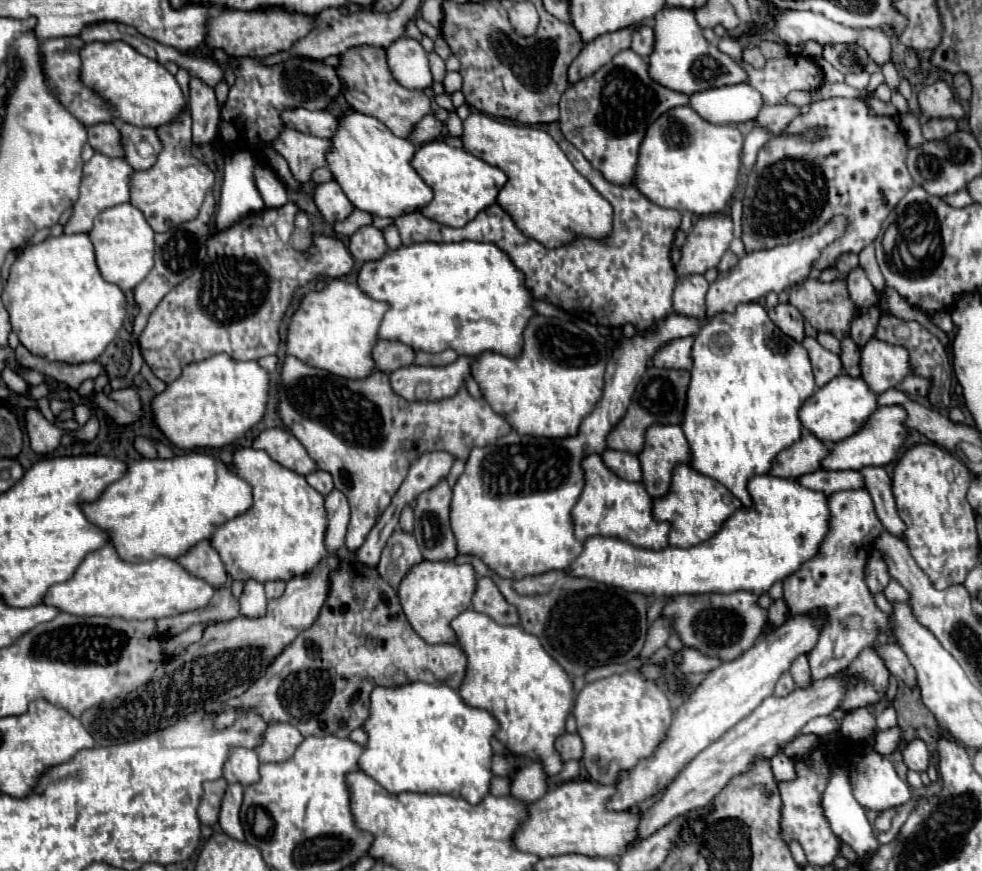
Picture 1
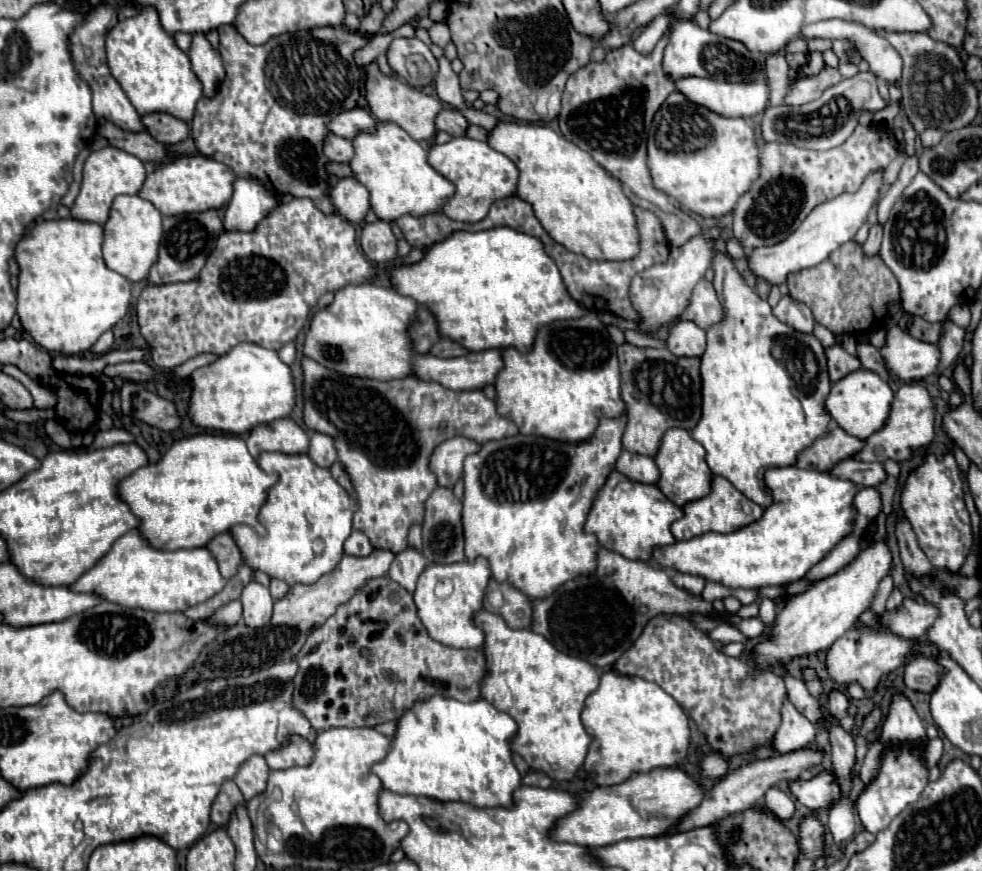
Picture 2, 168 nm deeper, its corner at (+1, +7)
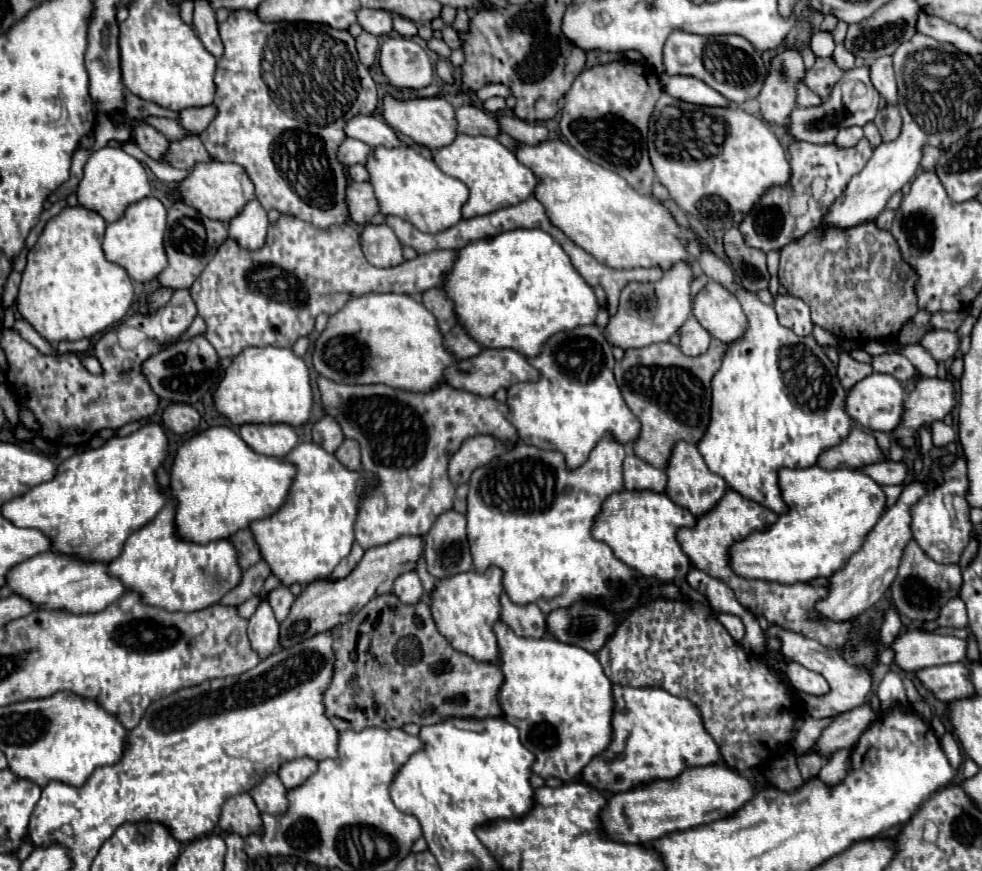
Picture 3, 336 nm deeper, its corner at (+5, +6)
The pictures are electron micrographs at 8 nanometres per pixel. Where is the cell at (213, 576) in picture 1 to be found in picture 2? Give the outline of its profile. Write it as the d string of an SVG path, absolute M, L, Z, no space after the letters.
M224 532L224 534L216 536L208 544L208 548L216 556L222 576L224 578L232 578L238 572L238 566L242 564L242 554L240 554L240 548L236 546L232 534L230 532Z

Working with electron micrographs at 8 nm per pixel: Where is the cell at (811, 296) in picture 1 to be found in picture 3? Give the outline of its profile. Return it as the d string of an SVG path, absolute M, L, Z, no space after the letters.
M874 223L858 225L856 229L844 229L844 233L840 233L838 229L830 229L828 233L812 231L812 233L808 233L804 239L788 243L788 245L780 251L780 275L778 275L778 277L780 277L780 285L788 291L788 295L802 299L802 301L810 307L814 325L820 325L822 329L834 333L834 335L836 335L838 339L842 339L842 341L856 341L856 339L860 339L860 337L862 337L862 341L872 341L872 339L886 341L886 339L890 339L890 337L896 337L898 331L902 329L902 325L918 311L918 309L916 309L916 295L914 295L914 289L912 289L912 285L916 283L916 273L912 273L912 269L908 269L908 265L904 265L904 261L902 261L902 257L900 257L900 249L896 249L896 241L892 241L892 235L890 235L888 231L876 229Z

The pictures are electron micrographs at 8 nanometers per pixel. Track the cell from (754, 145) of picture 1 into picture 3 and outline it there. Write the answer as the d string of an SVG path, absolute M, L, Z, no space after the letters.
M868 67L852 69L842 75L842 79L834 85L832 93L814 107L796 107L790 113L790 123L786 127L788 135L796 141L808 141L816 145L830 145L836 139L836 133L846 127L864 125L874 119L876 111L880 107L880 93L874 89L868 77Z

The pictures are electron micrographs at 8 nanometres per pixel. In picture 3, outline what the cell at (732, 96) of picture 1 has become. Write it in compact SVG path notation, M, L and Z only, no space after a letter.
M666 73L660 75L662 89L682 101L694 103L694 105L708 105L708 107L728 107L728 99L720 95L716 89L708 87L704 81L696 77L670 77Z

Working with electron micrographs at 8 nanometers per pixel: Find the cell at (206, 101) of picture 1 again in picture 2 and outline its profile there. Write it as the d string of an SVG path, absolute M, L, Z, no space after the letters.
M202 32L194 34L190 60L192 60L192 68L198 80L204 86L204 96L212 96L212 92L216 92L218 84L224 80L224 64L222 64L220 52L212 48L206 34Z

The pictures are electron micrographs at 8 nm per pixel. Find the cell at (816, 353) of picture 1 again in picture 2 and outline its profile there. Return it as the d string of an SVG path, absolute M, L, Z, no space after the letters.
M842 346L826 348L826 358L828 358L828 372L830 372L832 382L838 382L846 374L862 368L860 360L856 356L850 356Z

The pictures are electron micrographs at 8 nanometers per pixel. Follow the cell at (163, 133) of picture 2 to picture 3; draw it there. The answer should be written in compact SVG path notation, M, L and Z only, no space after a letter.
M212 105L196 107L196 109L184 109L178 113L178 123L190 135L200 135L208 127L208 123L212 121L214 115L216 115L216 107L212 107Z

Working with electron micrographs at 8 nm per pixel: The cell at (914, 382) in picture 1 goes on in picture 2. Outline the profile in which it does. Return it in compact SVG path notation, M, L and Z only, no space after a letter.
M948 320L944 324L944 332L940 336L940 352L942 352L942 356L940 356L940 368L938 368L938 372L944 372L948 366L954 364L954 360L958 358L958 354L962 350L964 334L966 334L966 330L960 328L960 326L956 326L954 322Z

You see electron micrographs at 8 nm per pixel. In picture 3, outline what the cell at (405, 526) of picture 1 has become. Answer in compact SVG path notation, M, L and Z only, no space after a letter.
M420 555L420 559L418 559L418 567L416 567L416 573L418 573L418 577L422 579L422 585L424 585L424 589L426 589L426 595L434 589L434 583L436 583L436 579L426 571L426 561L424 561L424 557Z

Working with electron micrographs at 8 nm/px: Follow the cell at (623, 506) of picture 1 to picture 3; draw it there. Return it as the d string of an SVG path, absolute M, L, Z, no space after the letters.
M618 491L612 493L604 505L602 513L596 517L592 527L592 537L604 541L614 555L632 567L642 577L660 581L660 583L682 583L692 563L688 555L676 541L676 531L680 527L694 527L696 517L688 509L672 503L664 493L656 491Z

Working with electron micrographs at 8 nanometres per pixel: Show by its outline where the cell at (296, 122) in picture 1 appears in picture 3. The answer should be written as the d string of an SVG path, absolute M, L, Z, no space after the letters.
M356 115L356 117L352 117L346 123L344 133L352 139L358 139L358 141L370 145L370 147L378 147L378 145L396 147L396 145L400 145L394 129L384 119L378 119L376 115Z

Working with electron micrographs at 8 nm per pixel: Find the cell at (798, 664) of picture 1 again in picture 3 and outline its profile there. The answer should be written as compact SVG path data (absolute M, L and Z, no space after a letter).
M838 749L838 751L824 763L824 767L822 767L820 773L818 773L818 779L820 779L824 785L830 785L830 787L840 785L840 783L846 779L850 767L852 767L850 751L848 751L848 749Z

